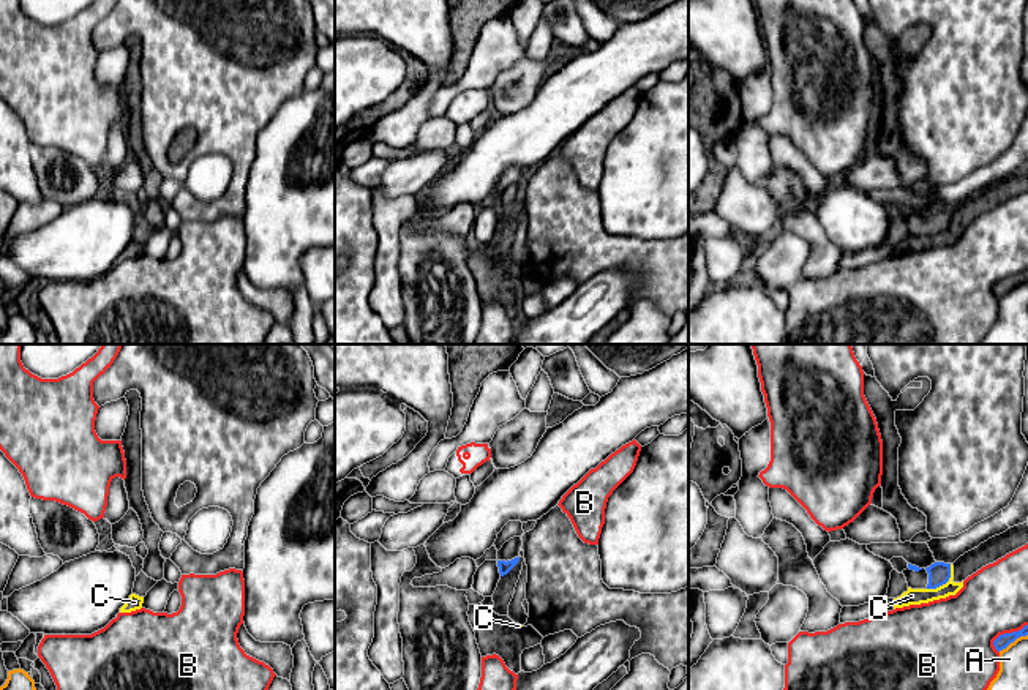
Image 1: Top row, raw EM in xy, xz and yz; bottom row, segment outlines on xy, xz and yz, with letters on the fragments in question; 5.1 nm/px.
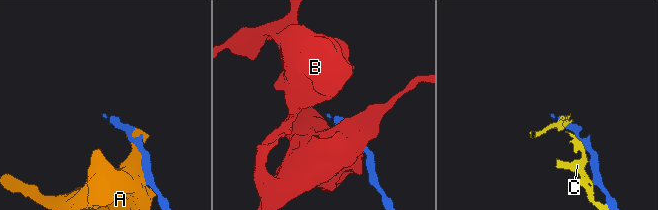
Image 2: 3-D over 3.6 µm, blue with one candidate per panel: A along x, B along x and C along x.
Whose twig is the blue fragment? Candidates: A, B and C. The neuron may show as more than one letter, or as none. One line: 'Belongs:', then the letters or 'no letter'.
Belongs: no letter

